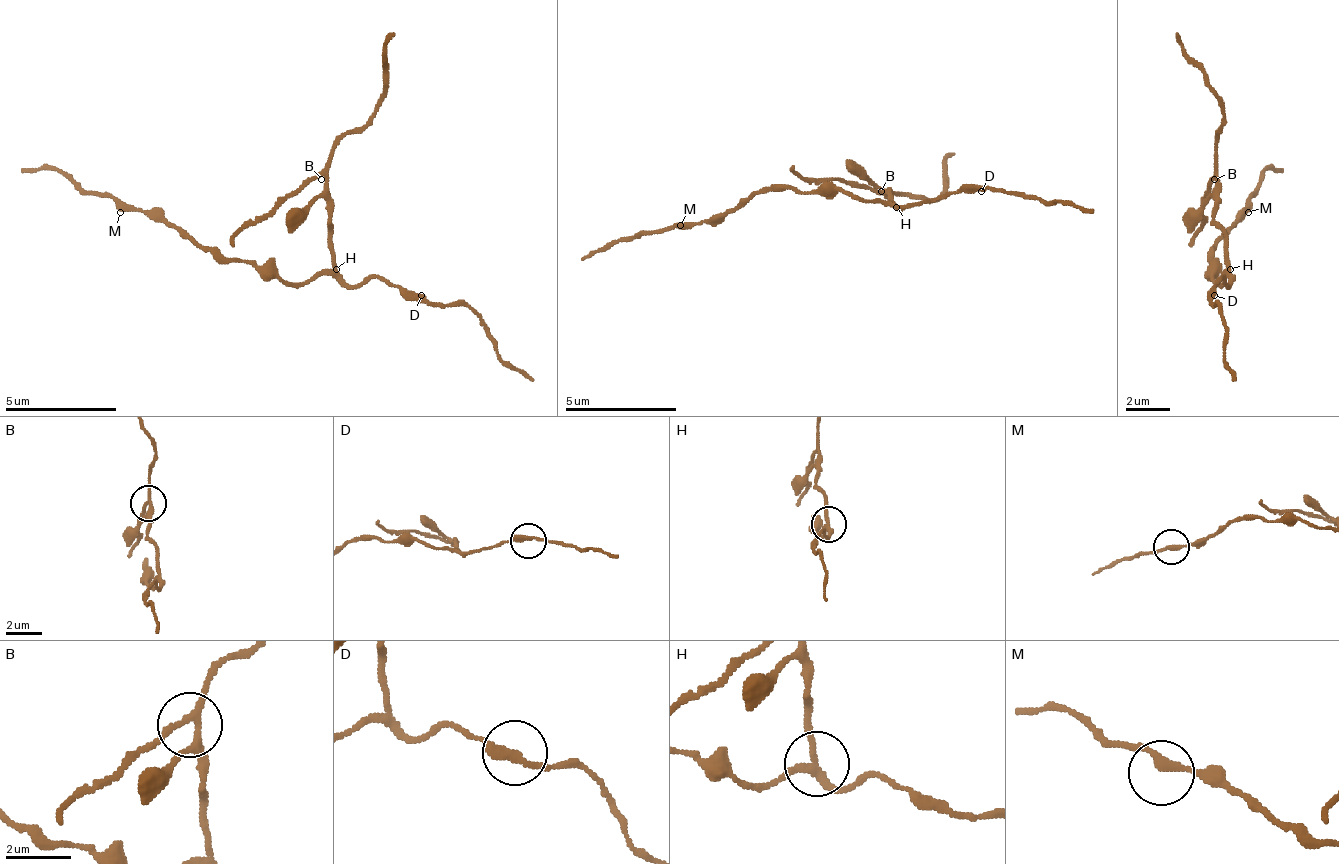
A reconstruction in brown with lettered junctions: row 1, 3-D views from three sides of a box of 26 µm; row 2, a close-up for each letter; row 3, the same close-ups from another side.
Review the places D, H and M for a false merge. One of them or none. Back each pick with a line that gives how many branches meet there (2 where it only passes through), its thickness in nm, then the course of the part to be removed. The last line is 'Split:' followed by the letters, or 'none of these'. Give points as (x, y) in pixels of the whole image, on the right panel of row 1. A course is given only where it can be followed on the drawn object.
H: 3 | 190 nm | (1231, 268), (1214, 218), (1214, 156), (1220, 112), (1209, 73), (1175, 34)
Split: H

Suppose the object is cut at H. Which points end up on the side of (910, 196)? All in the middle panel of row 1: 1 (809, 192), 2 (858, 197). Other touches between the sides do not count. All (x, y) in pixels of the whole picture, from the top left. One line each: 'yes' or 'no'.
1: no
2: no

